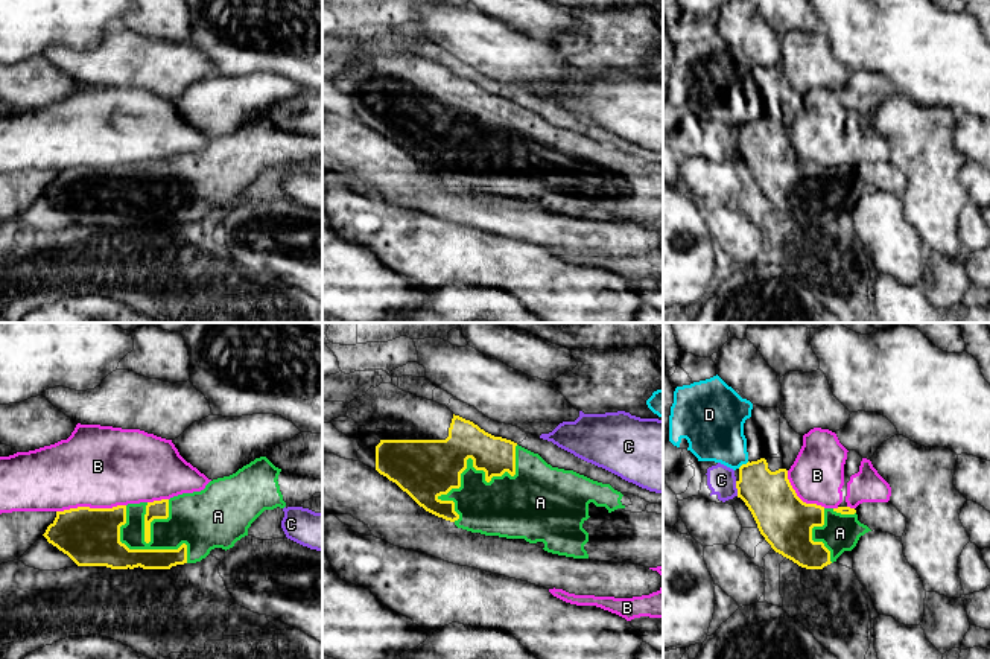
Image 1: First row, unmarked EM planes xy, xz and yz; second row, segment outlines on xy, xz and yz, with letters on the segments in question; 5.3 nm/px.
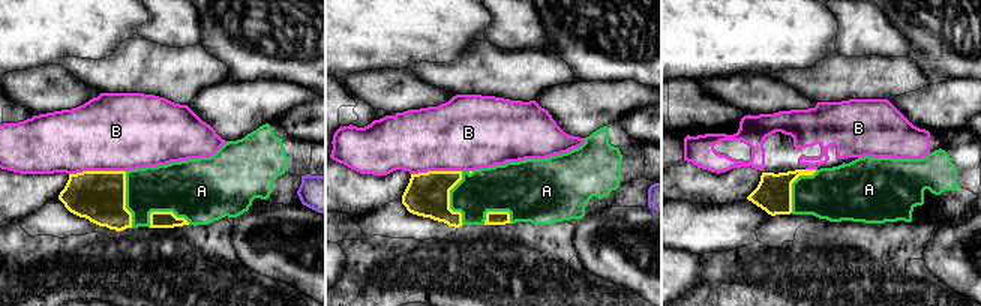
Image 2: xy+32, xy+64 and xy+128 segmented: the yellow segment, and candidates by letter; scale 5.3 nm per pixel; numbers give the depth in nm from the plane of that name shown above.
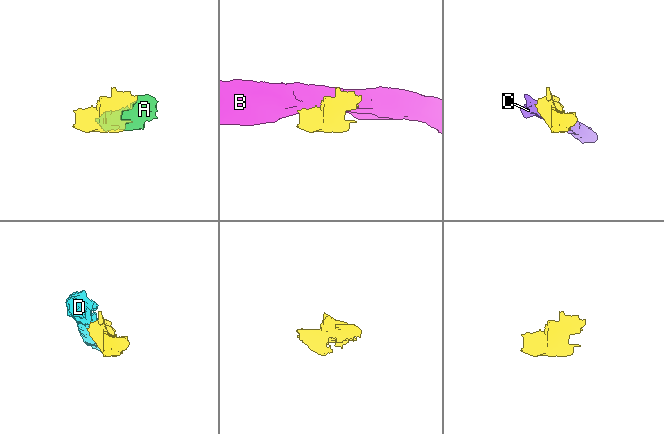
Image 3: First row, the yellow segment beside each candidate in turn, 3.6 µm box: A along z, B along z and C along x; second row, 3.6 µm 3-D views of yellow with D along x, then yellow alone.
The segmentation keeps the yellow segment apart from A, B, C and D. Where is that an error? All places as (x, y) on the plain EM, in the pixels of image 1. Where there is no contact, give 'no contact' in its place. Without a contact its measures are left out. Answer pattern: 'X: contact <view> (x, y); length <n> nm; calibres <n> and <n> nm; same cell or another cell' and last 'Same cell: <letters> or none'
A: contact xz (470, 116); length 550 nm; calibres 320 and 240 nm; same cell
B: contact xy (88, 166); length 380 nm; calibres 300 and 440 nm; another cell
C: contact yz (736, 146); length 80 nm; calibres 260 and 150 nm; another cell
D: contact yz (742, 124); length 70 nm; calibres 260 and 320 nm; another cell
Same cell: A

